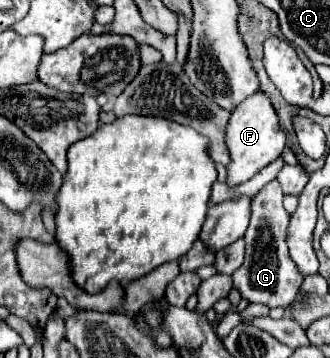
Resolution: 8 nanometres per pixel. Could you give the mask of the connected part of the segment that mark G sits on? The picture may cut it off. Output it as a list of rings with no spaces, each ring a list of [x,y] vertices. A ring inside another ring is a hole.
[[[278,181],[262,187],[258,197],[252,199],[252,219],[246,229],[246,259],[238,271],[234,271],[234,289],[250,303],[264,303],[270,309],[292,305],[300,285],[302,275],[290,259],[290,251],[286,247],[286,227],[290,215],[282,207],[282,191]]]

